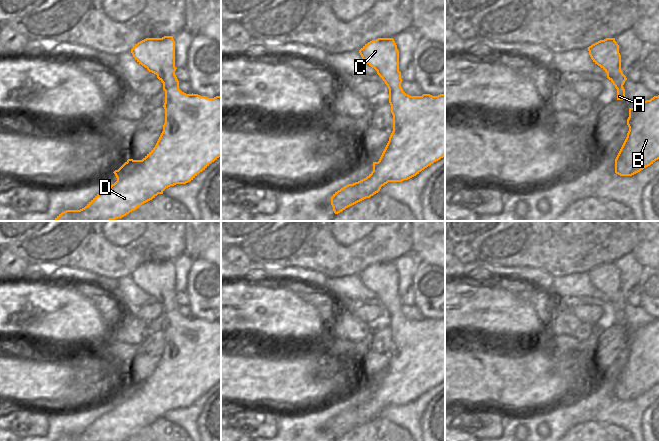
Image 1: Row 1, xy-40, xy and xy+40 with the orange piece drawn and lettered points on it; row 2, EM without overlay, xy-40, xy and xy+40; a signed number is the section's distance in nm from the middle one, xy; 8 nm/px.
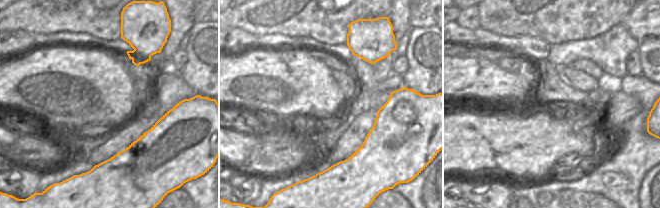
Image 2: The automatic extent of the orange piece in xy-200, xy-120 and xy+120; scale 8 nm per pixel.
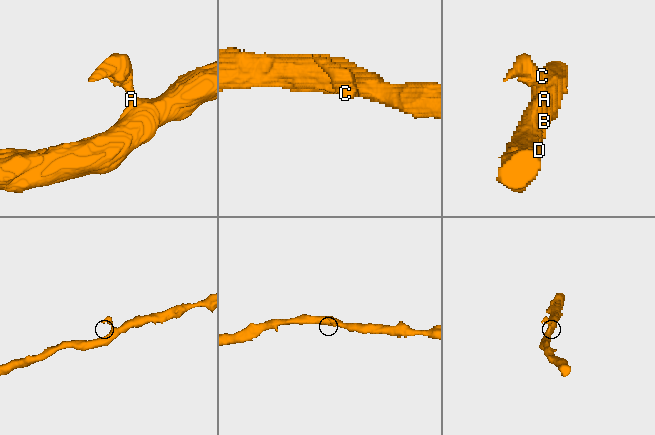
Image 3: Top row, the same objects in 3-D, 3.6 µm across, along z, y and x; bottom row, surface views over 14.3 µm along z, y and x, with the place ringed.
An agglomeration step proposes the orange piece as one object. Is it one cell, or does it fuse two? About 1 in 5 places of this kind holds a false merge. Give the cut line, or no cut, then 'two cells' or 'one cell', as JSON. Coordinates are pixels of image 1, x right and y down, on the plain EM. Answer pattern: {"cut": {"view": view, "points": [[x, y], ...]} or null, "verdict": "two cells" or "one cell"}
{"cut": null, "verdict": "one cell"}

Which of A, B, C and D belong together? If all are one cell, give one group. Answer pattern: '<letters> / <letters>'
A B C D

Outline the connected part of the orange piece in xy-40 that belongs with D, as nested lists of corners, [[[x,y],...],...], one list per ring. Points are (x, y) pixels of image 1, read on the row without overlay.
[[[173,260],[162,262],[146,262],[133,270],[131,277],[135,284],[149,296],[157,299],[163,307],[165,315],[165,347],[163,355],[155,371],[142,383],[128,383],[118,394],[115,394],[117,405],[99,416],[84,432],[66,434],[57,441],[124,441],[152,424],[158,418],[176,408],[186,408],[205,394],[221,380],[221,320],[208,322],[198,318],[186,318],[179,313],[179,305],[175,299],[175,265]]]

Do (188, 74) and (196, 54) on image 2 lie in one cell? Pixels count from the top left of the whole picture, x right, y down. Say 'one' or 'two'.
one

